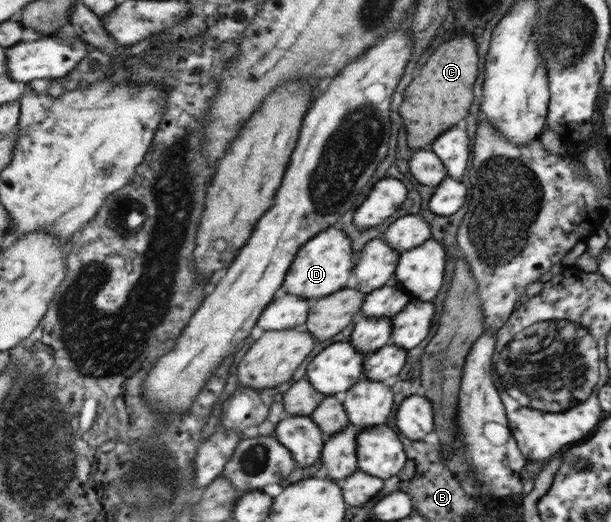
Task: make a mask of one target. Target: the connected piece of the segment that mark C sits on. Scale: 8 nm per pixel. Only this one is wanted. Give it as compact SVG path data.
M471 37L453 39L449 43L443 43L443 47L439 47L439 51L435 51L425 61L419 75L409 83L409 87L405 89L401 109L399 109L399 115L405 121L409 147L429 145L439 133L467 119L469 109L475 107L473 83L477 79L477 69L484 68L477 67L479 63L477 47L479 45L473 43Z

